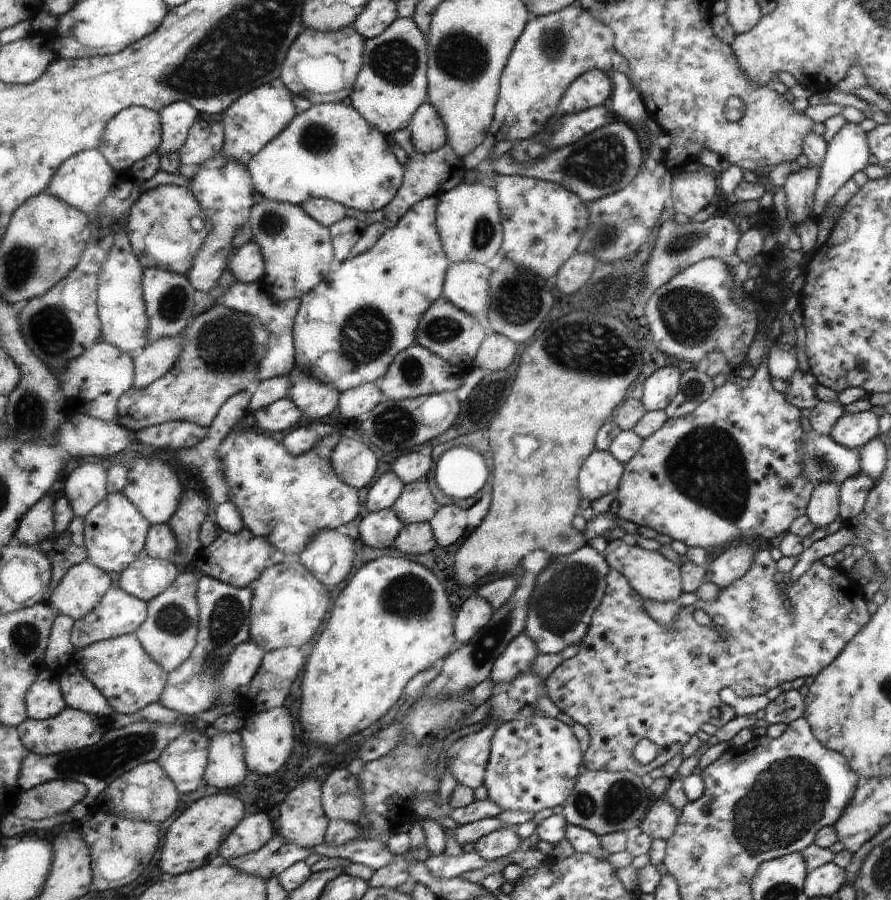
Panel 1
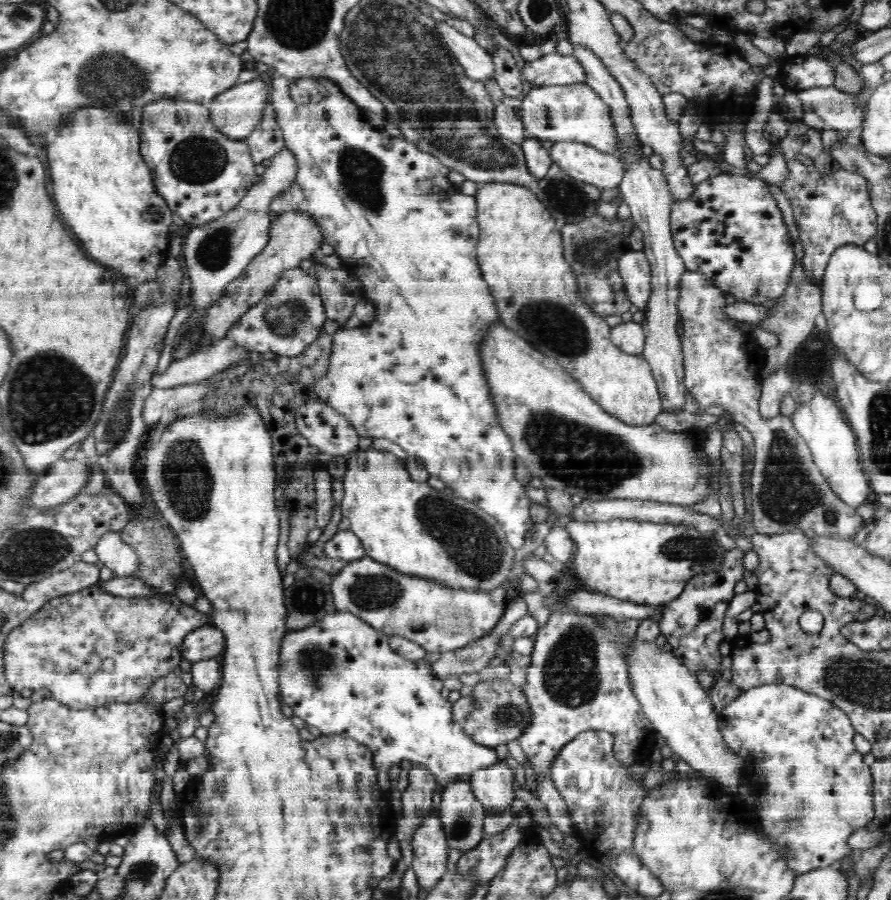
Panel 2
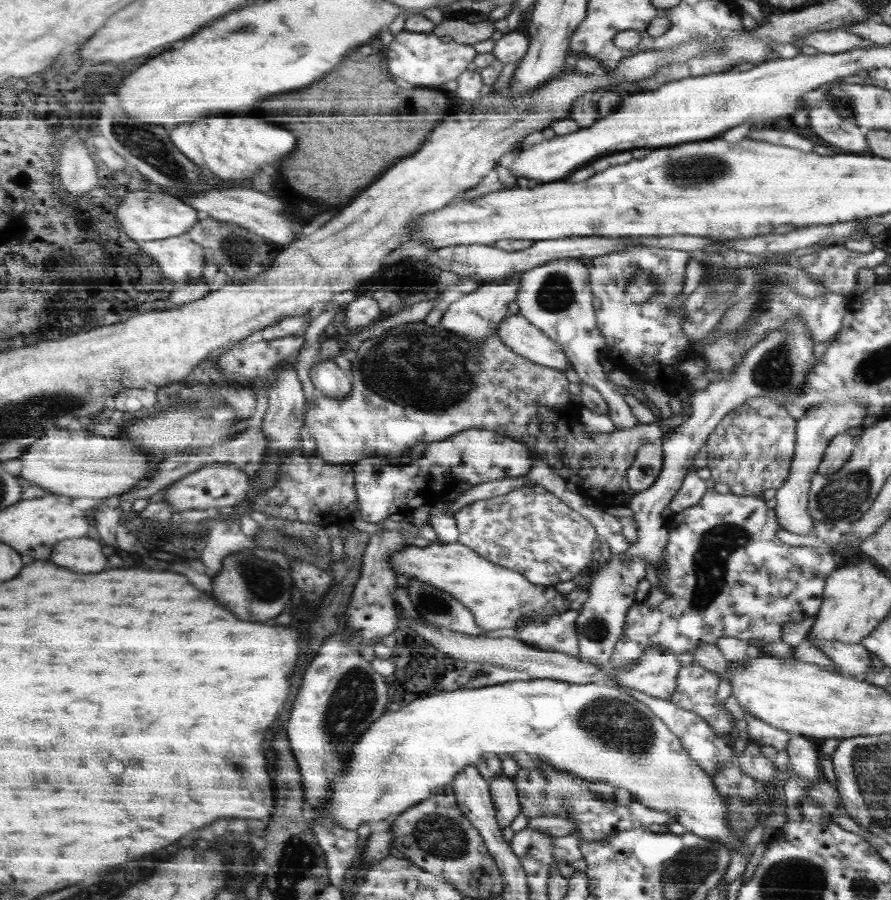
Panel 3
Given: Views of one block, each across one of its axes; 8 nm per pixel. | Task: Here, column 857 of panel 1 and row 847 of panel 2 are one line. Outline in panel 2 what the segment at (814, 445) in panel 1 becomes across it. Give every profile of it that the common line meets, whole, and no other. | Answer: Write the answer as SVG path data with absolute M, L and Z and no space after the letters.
M454 780L442 790L440 826L444 826L446 844L450 848L472 850L484 834L484 804L476 800L468 780Z

